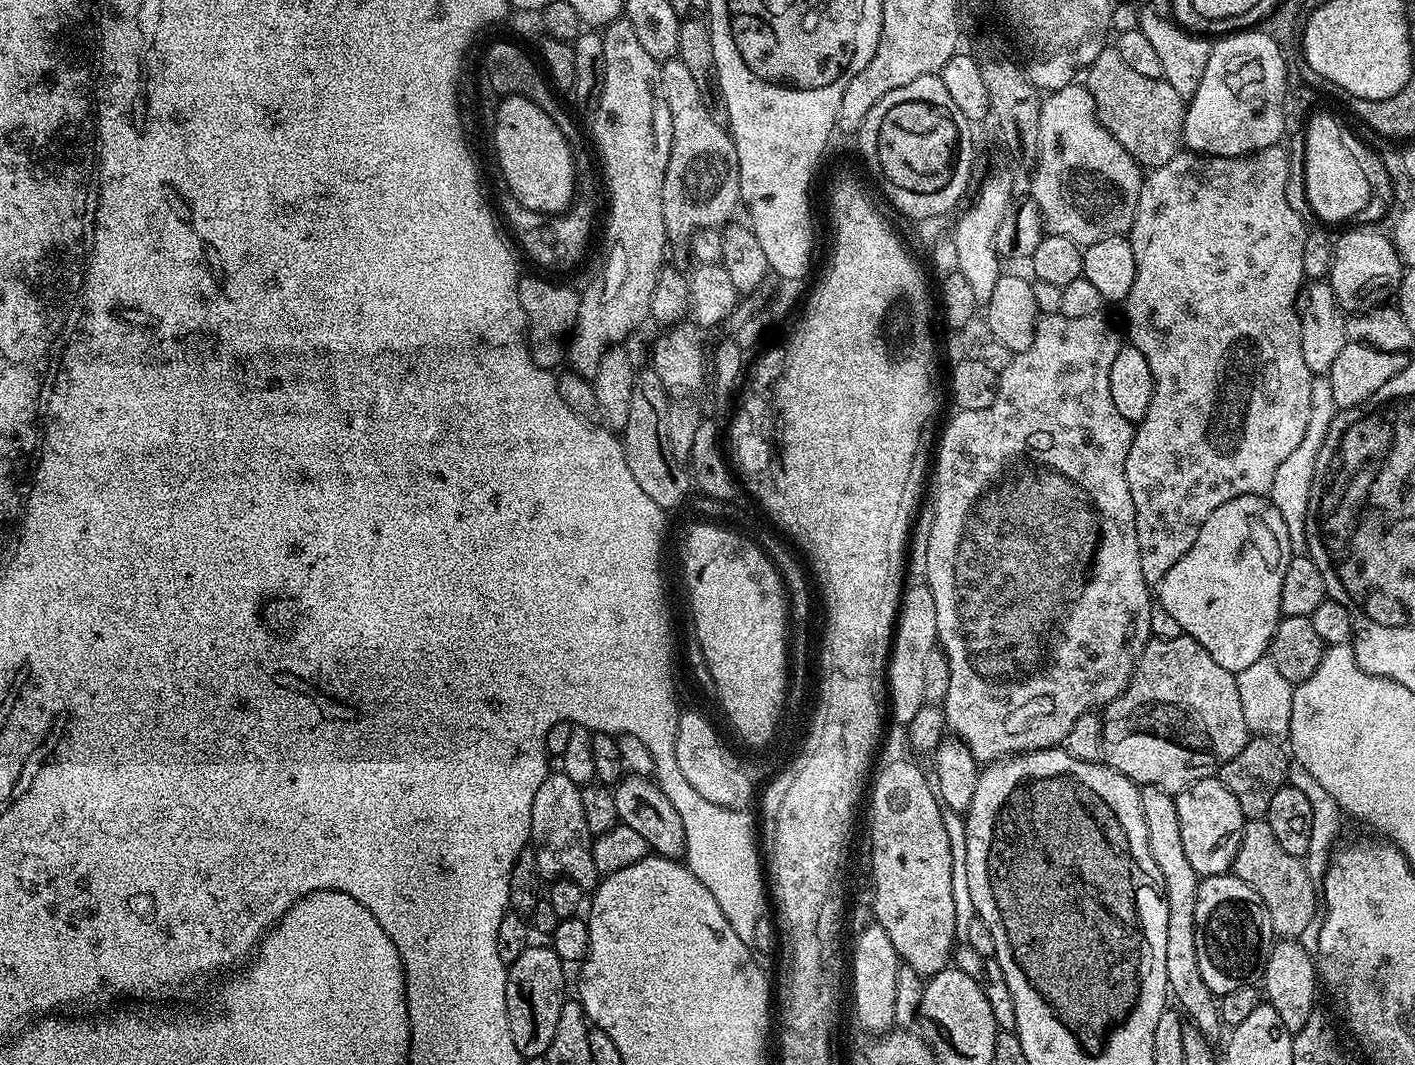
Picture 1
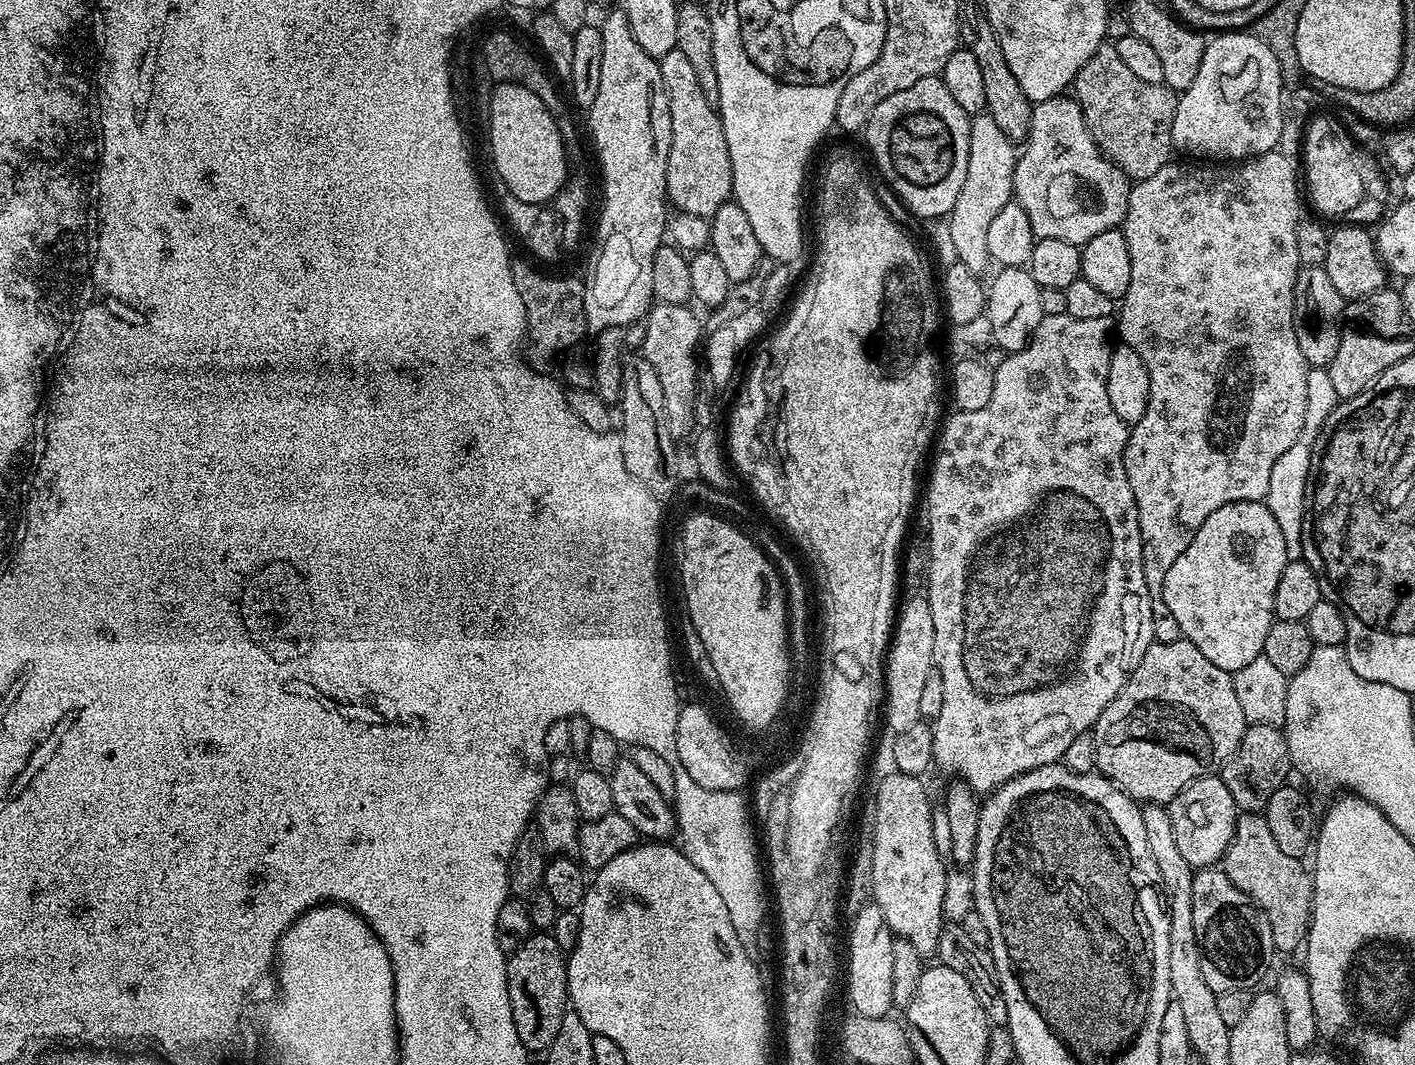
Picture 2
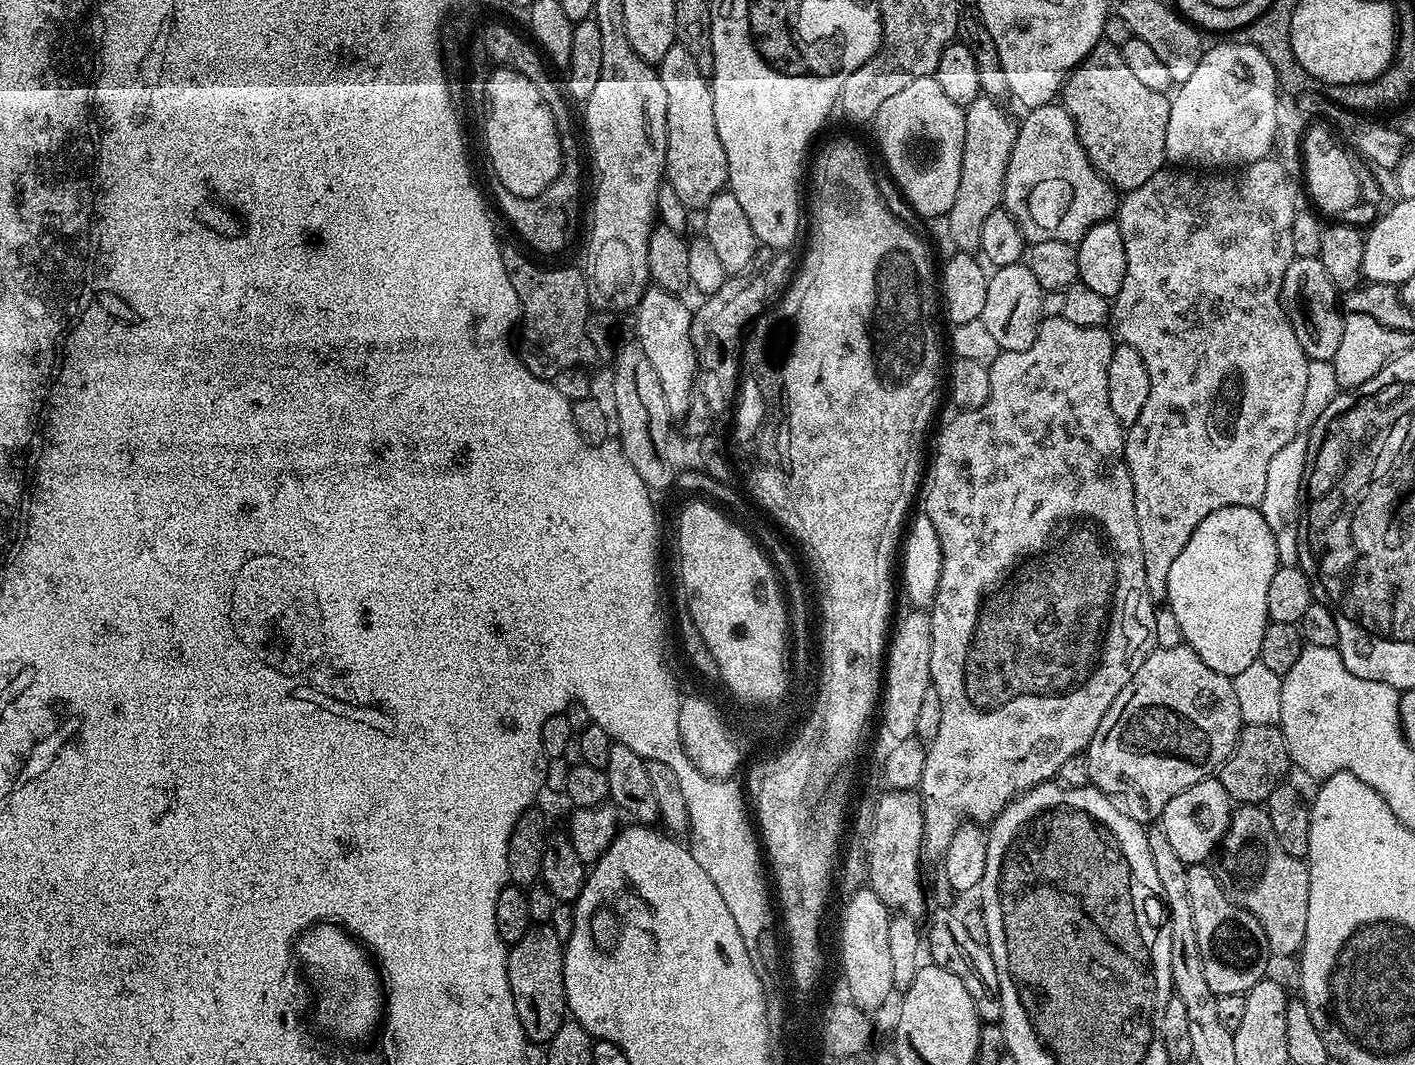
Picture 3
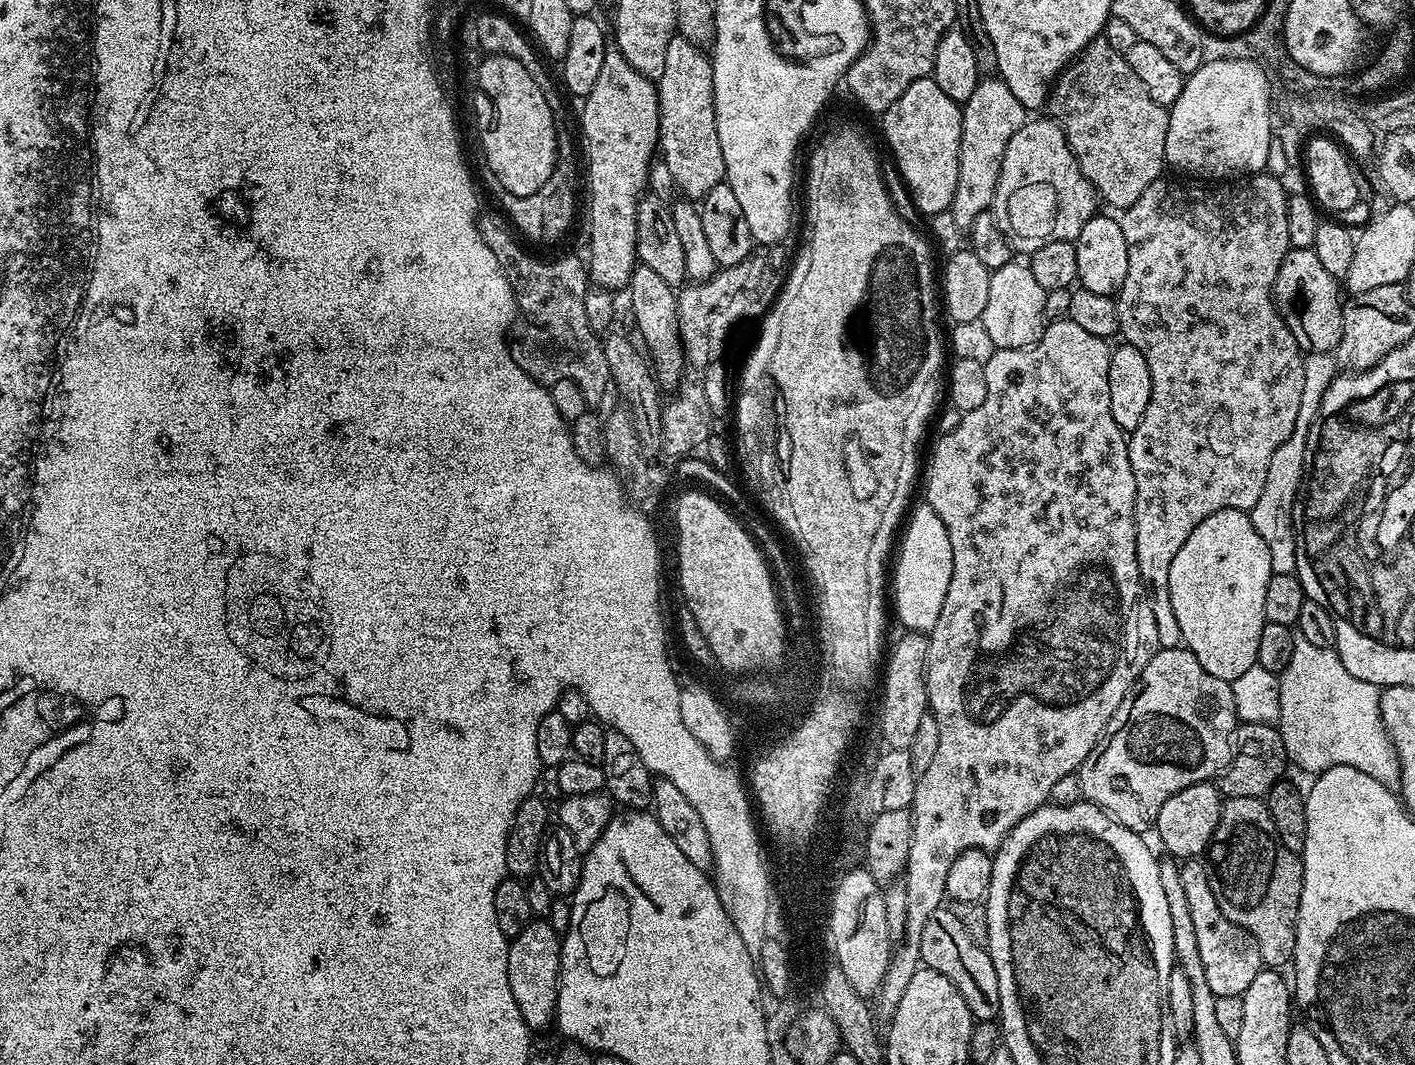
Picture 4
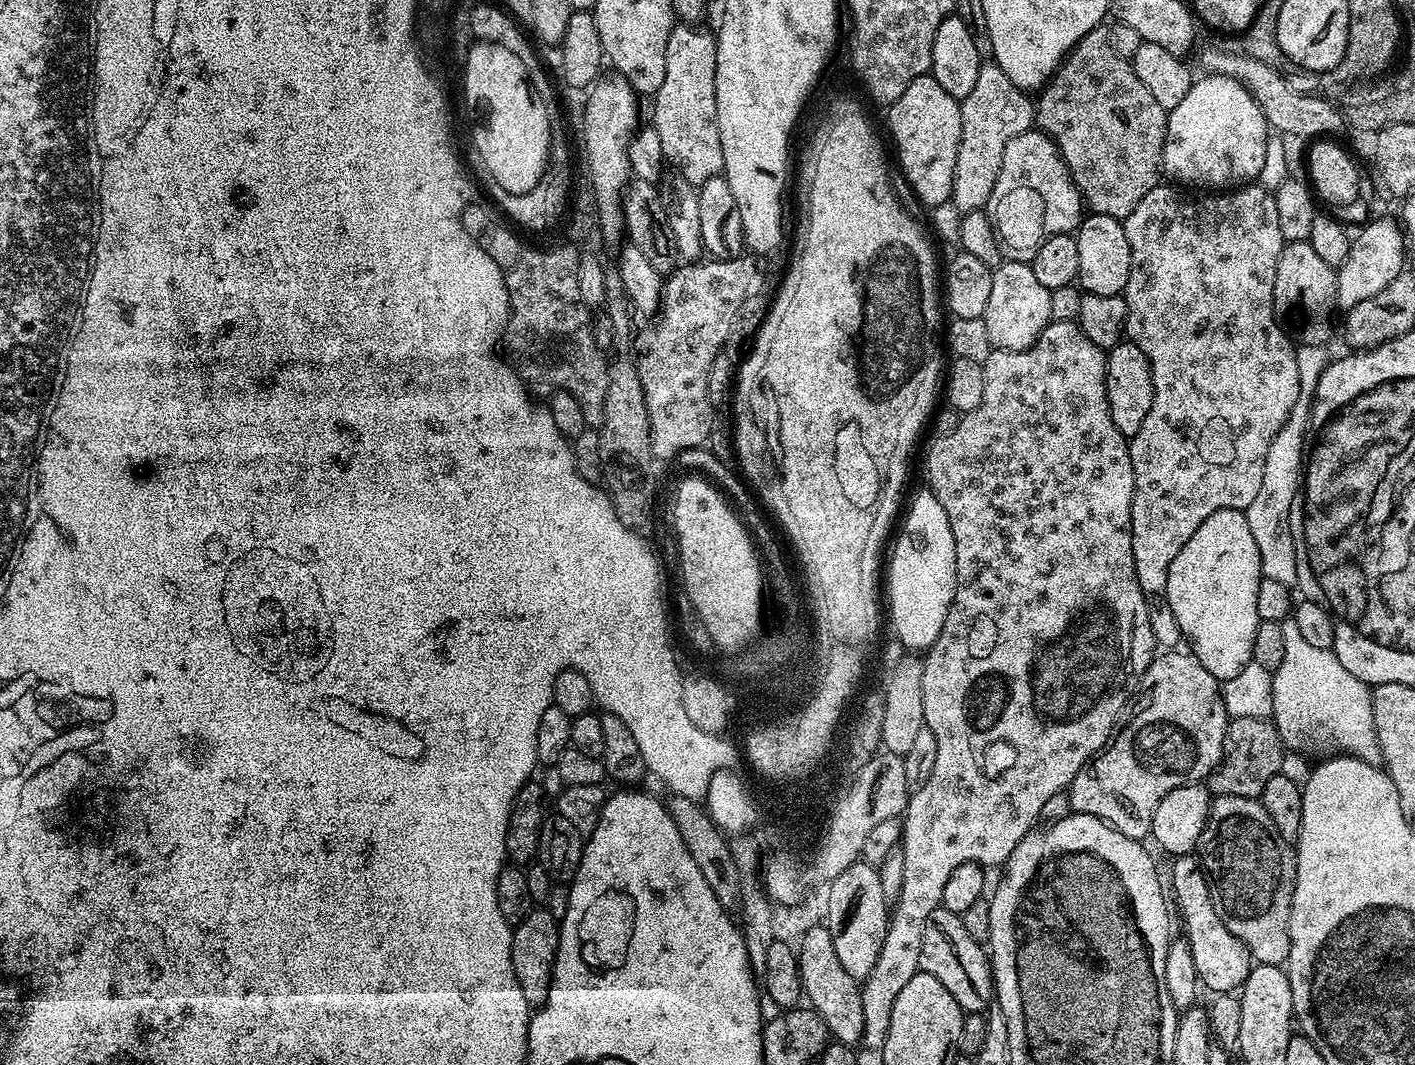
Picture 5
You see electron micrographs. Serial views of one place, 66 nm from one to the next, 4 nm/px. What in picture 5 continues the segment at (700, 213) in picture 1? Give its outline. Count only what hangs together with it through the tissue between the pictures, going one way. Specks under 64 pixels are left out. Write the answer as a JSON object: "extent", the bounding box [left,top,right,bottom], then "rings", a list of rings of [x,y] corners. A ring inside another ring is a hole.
{"extent":[650,22,724,186],"rings":[[[680,22],[673,27],[670,42],[666,42],[666,78],[662,78],[662,86],[654,93],[650,120],[651,127],[655,128],[662,144],[665,161],[691,184],[697,186],[724,171],[716,105],[716,37],[711,31],[707,32],[700,27],[704,26],[693,26],[688,22]]]}

